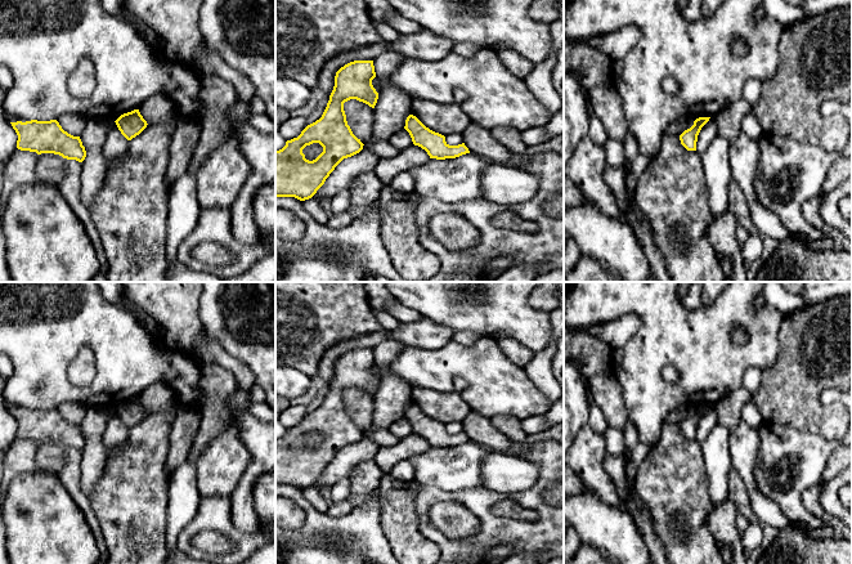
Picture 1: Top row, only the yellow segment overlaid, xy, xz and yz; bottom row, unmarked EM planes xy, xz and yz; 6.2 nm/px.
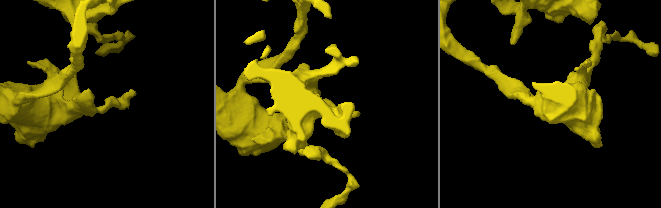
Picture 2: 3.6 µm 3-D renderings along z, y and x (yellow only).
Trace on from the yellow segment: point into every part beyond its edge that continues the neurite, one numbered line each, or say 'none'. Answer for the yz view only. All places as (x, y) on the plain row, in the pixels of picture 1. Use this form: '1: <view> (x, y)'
none

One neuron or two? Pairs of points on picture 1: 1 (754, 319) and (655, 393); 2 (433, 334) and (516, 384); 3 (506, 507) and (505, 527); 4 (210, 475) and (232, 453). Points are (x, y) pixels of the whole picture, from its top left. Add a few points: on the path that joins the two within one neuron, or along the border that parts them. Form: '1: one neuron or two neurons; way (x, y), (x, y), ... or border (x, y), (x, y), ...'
1: one neuron; way (745, 349), (736, 358), (718, 363), (685, 393)
2: two neurons; border (451, 339), (440, 347), (417, 348)
3: two neurons; border (492, 507), (497, 514), (536, 522)
4: one neuron; way (215, 470), (227, 459)

